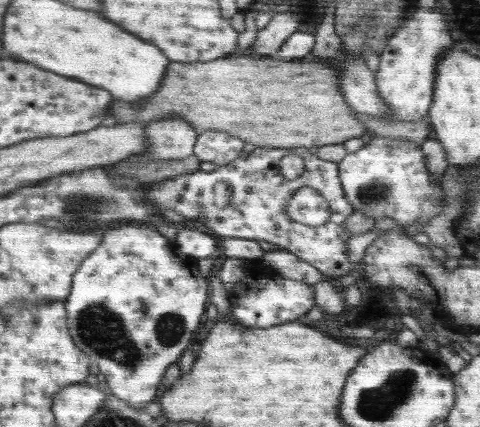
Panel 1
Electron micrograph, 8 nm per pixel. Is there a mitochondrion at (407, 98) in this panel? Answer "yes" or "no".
no

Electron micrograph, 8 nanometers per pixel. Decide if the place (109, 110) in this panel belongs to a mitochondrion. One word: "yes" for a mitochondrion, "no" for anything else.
no

